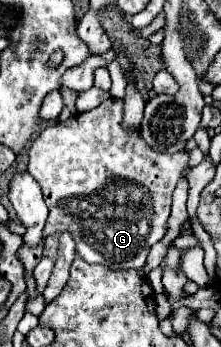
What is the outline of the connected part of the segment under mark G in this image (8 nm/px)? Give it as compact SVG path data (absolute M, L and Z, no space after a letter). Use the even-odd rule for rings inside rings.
M110 97L92 111L44 127L28 151L28 171L42 187L50 211L44 237L52 233L70 233L76 241L76 251L84 261L100 263L110 269L140 269L146 263L150 247L168 231L172 193L190 155L188 151L156 153L146 141L142 141L138 129L126 129L122 125L122 113L122 99Z

